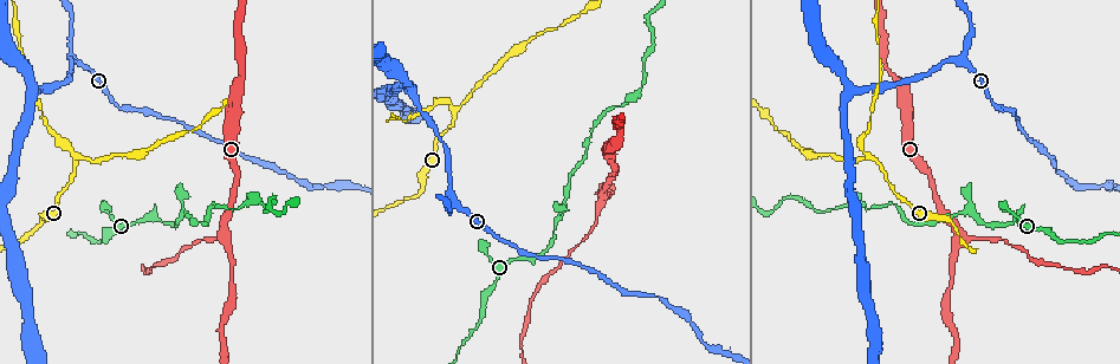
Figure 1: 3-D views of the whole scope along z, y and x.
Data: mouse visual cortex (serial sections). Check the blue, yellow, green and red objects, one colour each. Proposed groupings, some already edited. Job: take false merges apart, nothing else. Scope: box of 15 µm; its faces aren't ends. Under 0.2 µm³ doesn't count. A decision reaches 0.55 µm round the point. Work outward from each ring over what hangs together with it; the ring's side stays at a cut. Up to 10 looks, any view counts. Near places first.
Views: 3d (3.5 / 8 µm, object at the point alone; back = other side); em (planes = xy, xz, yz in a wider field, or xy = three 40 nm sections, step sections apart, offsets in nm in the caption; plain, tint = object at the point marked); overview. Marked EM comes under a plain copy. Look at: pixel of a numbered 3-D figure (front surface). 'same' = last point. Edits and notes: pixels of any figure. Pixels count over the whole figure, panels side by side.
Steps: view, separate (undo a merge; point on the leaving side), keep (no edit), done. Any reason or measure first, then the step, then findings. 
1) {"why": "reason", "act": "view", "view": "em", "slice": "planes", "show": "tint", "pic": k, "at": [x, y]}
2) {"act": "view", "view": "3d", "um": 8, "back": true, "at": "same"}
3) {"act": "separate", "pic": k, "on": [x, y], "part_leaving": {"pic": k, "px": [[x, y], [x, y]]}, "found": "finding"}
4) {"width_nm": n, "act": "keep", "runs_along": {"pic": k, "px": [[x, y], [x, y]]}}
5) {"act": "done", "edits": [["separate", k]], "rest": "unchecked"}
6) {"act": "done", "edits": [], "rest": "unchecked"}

{"why": "a fork", "act": "view", "view": "3d", "um": 3.5, "pic": 1, "at": [78, 155]}

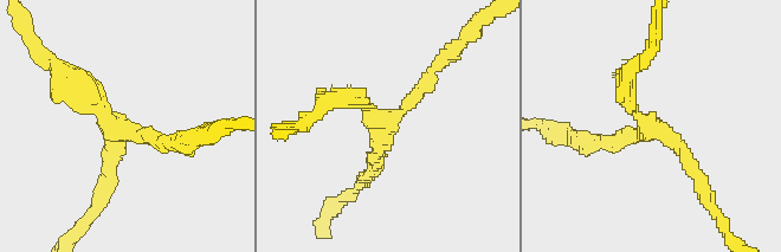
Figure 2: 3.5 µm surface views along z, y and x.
{"arms": 3, "arm_widths_nm": [200, 200, 300], "why": "need the tissue", "act": "view", "view": "em", "slice": "xy", "step": 5, "show": "tint", "pic": 2, "at": [652, 131]}

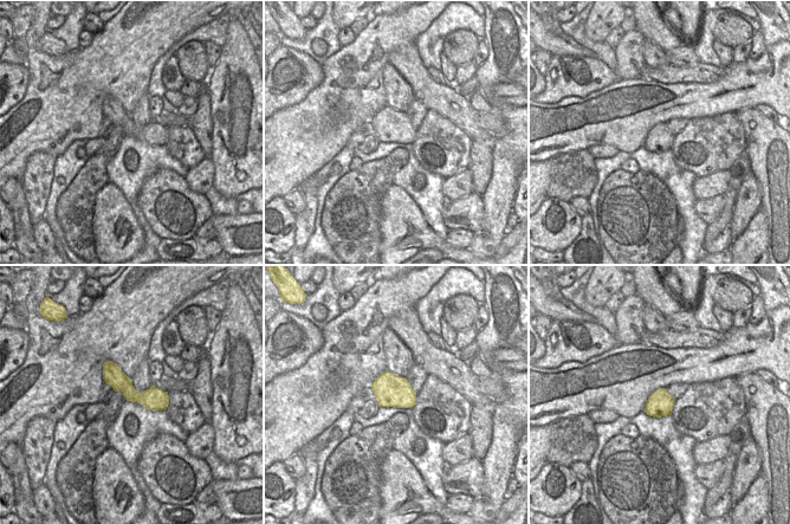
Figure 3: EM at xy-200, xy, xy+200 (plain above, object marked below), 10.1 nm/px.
{"width_nm": 340, "act": "keep", "runs_along": {"pic": 2, "px": [[368, 173], [382, 126], [433, 70]]}, "found": "one cell here"}

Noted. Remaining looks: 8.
{"why": "arms part here", "act": "view", "view": "3d", "um": 3.5, "pic": 1, "at": [81, 65]}

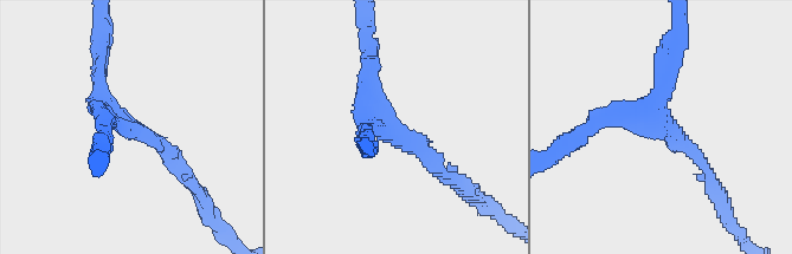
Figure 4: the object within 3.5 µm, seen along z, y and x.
{"why": "now the EM", "act": "view", "view": "em", "slice": "xy", "step": 3, "show": "tint", "pic": 4, "at": [655, 124]}

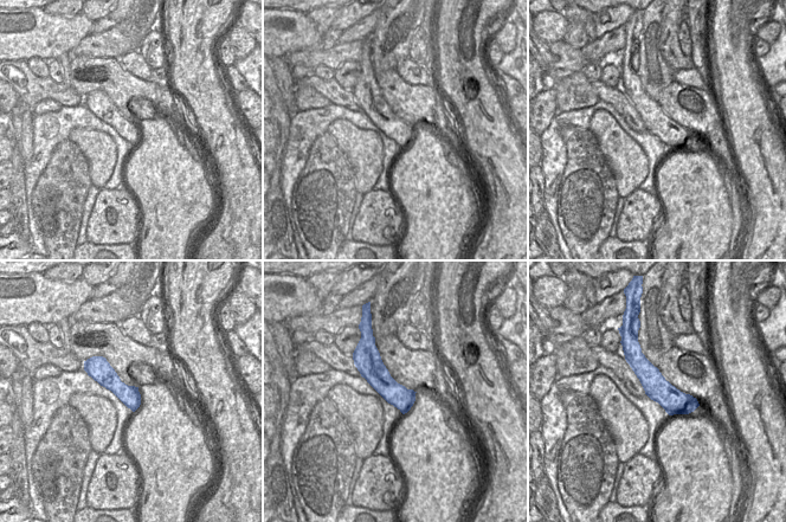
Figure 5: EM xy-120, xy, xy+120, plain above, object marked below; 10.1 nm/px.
{"act": "keep", "runs_along": {"pic": 5, "px": [[633, 352], [677, 403], [695, 404]]}, "found": "one cell here"}

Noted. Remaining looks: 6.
{"why": "a narrow waist", "act": "view", "view": "3d", "um": 3.5, "pic": 1, "at": [163, 224]}

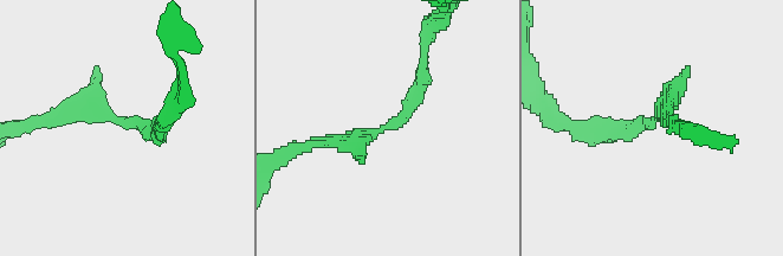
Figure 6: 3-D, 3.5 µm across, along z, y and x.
{"why": "need the tissue", "act": "view", "view": "em", "slice": "xy", "step": 5, "show": "tint", "pic": 6, "at": [652, 121]}

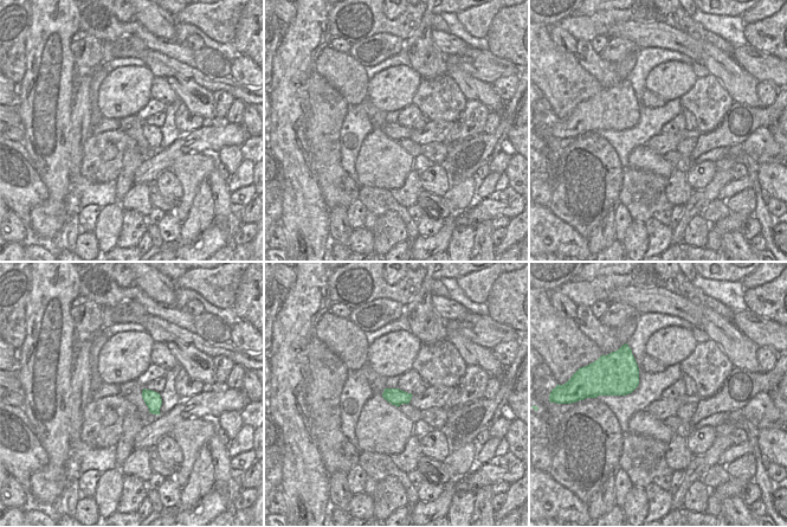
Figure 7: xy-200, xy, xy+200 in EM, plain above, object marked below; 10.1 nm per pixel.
{"act": "view", "view": "em", "slice": "planes", "show": "tint", "at": "same"}

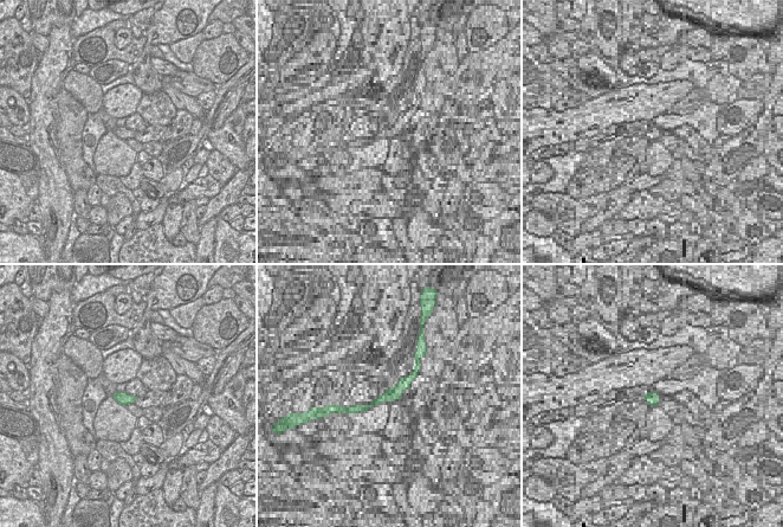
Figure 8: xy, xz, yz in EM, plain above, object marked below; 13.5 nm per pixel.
{"act": "keep", "runs_along": {"pic": 6, "px": [[316, 145], [393, 123], [425, 65]]}, "found": "all the same cell"}

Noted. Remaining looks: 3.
{"act": "view", "view": "3d", "um": 3.5, "pic": 1, "at": [224, 235]}

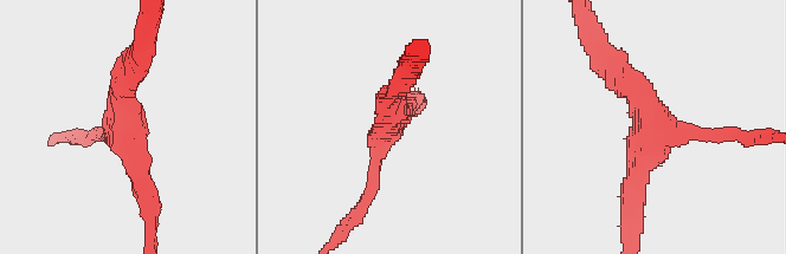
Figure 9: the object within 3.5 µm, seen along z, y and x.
{"act": "view", "view": "em", "slice": "xy", "step": 1, "show": "tint", "pic": 9, "at": [659, 126]}

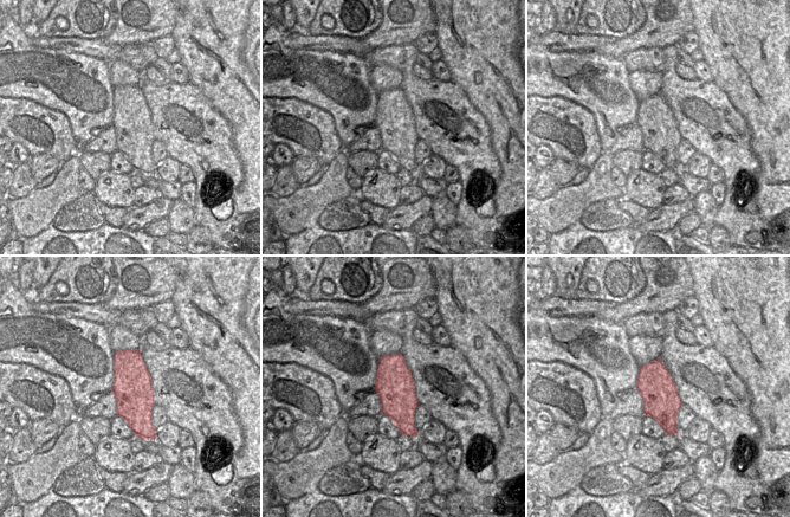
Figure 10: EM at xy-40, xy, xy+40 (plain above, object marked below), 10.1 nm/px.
{"act": "keep", "runs_along": {"pic": 9, "px": [[612, 66], [657, 124], [633, 193]]}, "found": "all the same cell"}

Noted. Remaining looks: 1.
{"act": "done", "edits": [], "rest": "unchecked"}

